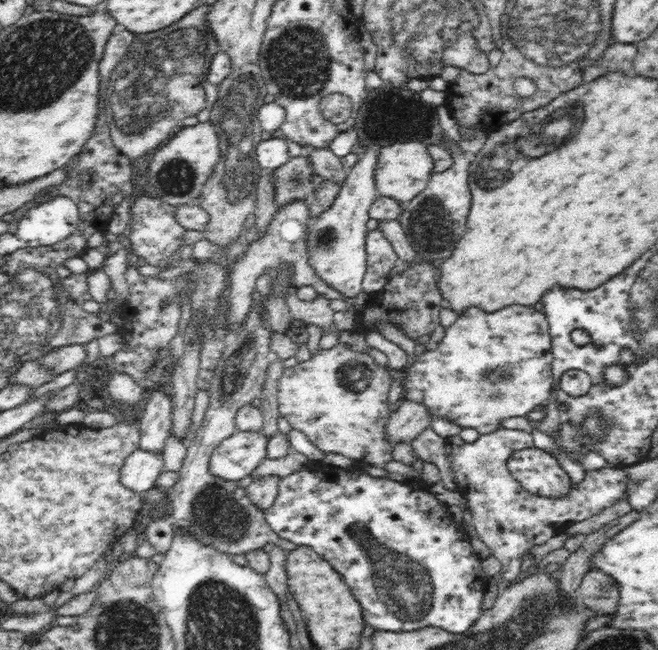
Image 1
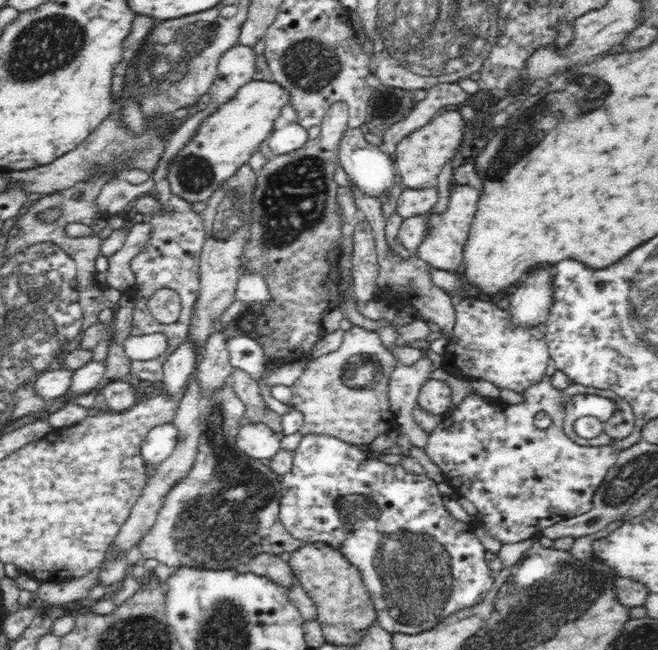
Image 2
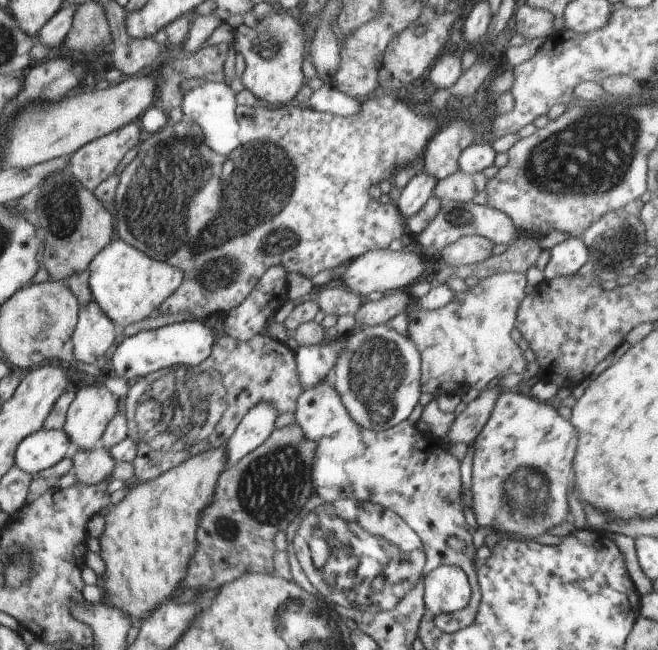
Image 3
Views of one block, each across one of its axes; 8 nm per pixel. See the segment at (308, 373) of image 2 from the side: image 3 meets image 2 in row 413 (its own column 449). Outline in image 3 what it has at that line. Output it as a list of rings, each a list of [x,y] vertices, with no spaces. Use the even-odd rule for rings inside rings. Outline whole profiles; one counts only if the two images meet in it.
[[[496,273],[480,279],[477,286],[466,292],[457,292],[452,302],[448,302],[446,306],[432,310],[422,310],[415,305],[408,308],[408,334],[420,353],[422,398],[438,398],[442,394],[462,395],[470,388],[482,391],[494,378],[527,373],[528,362],[516,342],[510,337],[512,329],[516,327],[518,307],[526,296],[524,292],[526,286],[528,284],[525,273]]]

